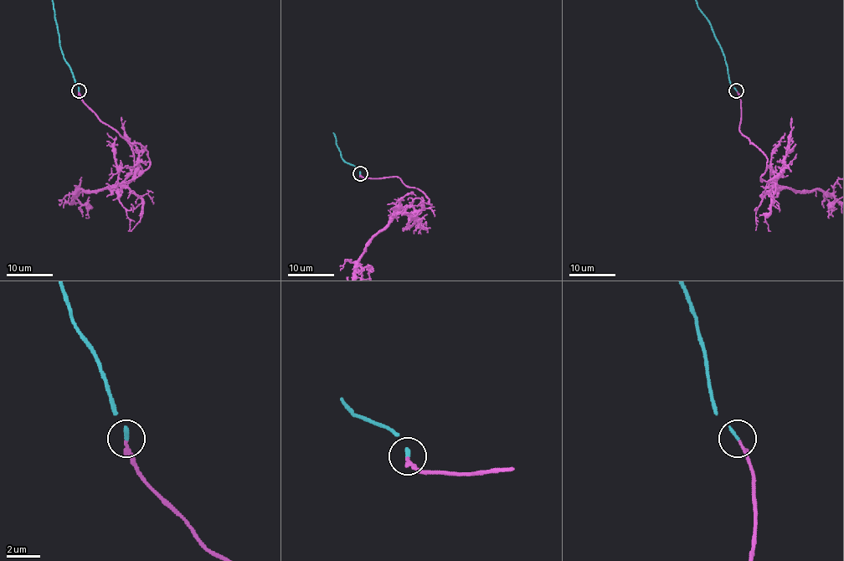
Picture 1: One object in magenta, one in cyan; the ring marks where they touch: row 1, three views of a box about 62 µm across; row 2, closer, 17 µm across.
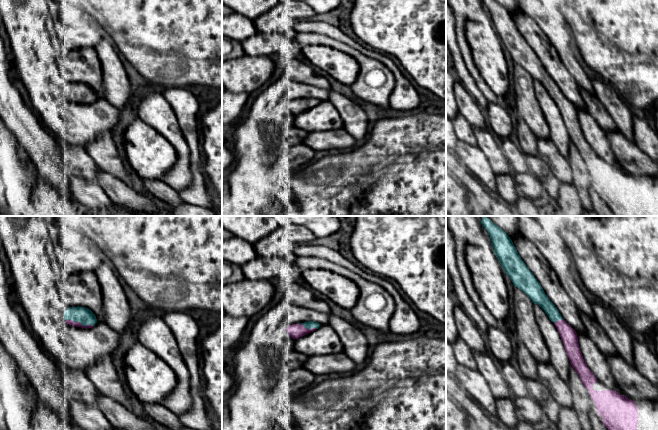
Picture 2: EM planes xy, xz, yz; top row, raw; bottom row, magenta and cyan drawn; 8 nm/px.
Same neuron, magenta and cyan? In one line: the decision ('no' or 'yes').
no

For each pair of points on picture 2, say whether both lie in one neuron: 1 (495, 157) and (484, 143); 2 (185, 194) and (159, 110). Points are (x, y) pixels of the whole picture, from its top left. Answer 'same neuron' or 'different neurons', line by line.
1: same neuron
2: different neurons

